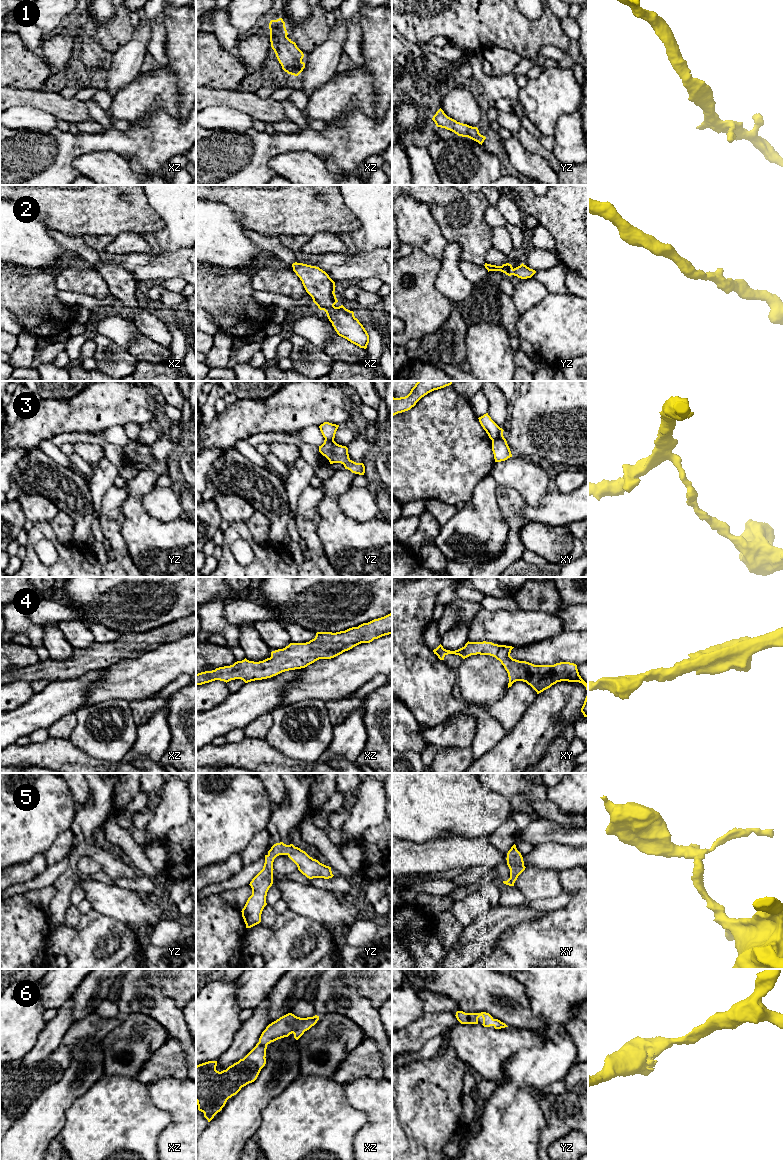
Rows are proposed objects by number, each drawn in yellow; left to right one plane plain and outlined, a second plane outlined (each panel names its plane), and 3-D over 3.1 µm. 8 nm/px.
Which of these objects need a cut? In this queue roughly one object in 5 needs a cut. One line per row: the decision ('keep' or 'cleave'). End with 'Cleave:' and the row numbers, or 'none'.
1: keep
2: keep
3: cleave
4: keep
5: keep
6: keep
Cleave: 3

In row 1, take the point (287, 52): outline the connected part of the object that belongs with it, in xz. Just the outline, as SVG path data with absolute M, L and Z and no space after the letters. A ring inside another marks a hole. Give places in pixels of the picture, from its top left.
M282 18L269 23L270 42L282 69L288 74L298 76L305 68L304 54L296 43L287 37L288 33Z

